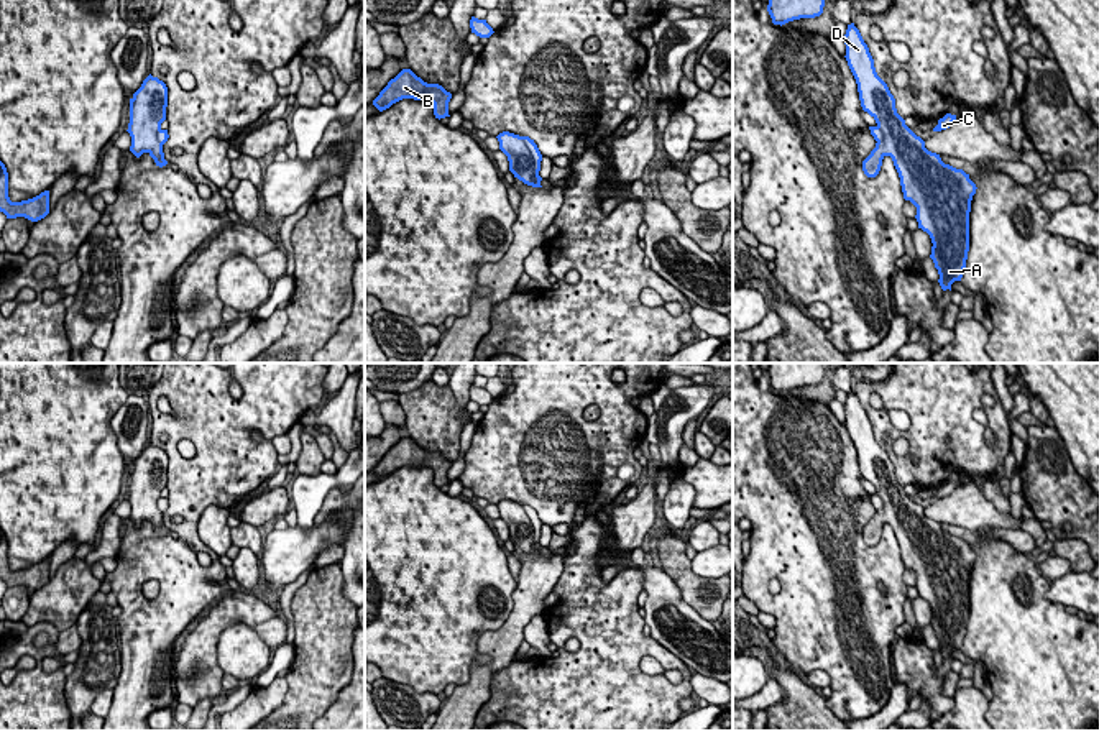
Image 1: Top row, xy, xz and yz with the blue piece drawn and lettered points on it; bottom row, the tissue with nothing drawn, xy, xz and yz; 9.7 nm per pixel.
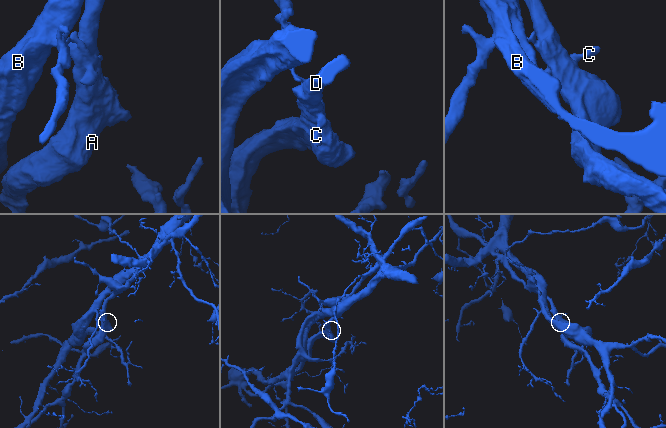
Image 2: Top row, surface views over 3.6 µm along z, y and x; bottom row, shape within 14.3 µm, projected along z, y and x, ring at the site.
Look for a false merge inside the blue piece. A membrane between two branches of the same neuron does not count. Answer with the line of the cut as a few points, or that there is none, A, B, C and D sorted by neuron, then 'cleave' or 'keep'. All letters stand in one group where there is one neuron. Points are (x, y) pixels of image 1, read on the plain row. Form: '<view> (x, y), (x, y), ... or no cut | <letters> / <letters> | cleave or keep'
xz (521, 505), (533, 528), (533, 552) | A D / B C | cleave

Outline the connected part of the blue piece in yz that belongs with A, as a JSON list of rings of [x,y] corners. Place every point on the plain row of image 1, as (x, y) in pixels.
[[[854,391],[848,393],[843,406],[846,412],[844,425],[856,447],[861,475],[876,488],[877,496],[884,501],[884,508],[877,509],[876,516],[862,529],[862,539],[867,545],[876,545],[881,539],[882,527],[885,524],[892,526],[900,545],[904,567],[917,575],[915,586],[918,596],[927,600],[931,606],[933,614],[930,626],[938,637],[938,651],[943,659],[951,659],[951,652],[961,649],[966,636],[969,619],[969,580],[977,555],[963,537],[945,532],[940,522],[928,519],[925,509],[905,493],[905,488],[897,481],[895,467],[887,452],[877,444],[869,416]]]

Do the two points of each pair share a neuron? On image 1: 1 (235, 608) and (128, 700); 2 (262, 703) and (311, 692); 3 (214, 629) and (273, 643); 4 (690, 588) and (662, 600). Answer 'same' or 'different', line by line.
1: different
2: different
3: different
4: different

